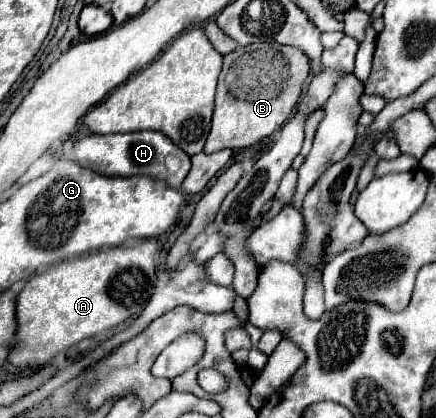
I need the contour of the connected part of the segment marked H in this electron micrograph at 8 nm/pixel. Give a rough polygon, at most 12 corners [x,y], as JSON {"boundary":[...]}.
{"boundary":[[160,132],[90,134],[70,160],[180,188],[190,156]]}

